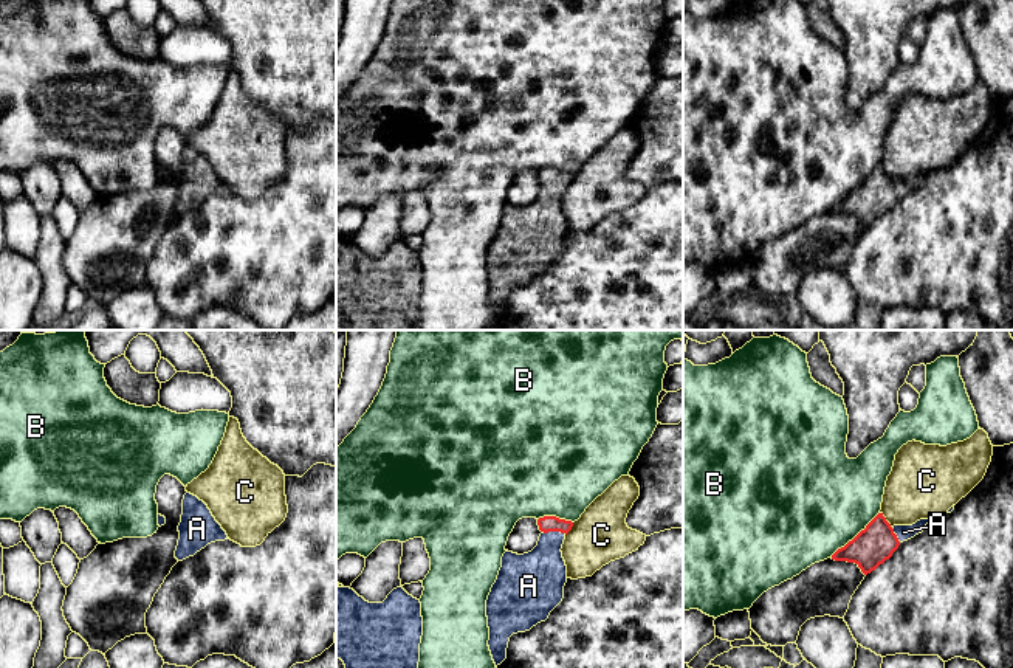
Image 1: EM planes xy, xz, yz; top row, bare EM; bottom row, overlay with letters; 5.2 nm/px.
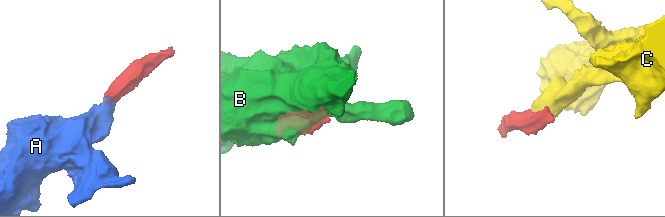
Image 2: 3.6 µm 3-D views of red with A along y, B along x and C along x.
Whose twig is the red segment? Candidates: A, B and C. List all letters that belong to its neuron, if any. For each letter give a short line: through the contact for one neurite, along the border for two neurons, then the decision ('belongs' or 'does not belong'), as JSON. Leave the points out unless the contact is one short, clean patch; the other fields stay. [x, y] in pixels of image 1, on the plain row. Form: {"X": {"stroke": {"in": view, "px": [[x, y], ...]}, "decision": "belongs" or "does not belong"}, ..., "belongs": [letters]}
{"A": {"stroke": {"in": "xz", "px": [[545, 177], [555, 183], [539, 228]]}, "decision": "belongs"}, "B": {"decision": "does not belong"}, "C": {"decision": "does not belong"}, "belongs": ["A"]}

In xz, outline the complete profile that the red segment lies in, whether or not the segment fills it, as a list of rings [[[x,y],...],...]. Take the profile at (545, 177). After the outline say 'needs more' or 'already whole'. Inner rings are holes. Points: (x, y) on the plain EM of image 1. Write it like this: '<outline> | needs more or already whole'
[[[544,169],[537,178],[542,186],[531,205],[503,206],[486,253],[488,299],[496,319],[506,312],[510,290],[545,274],[564,251],[567,219],[561,201],[573,175]]] | needs more

